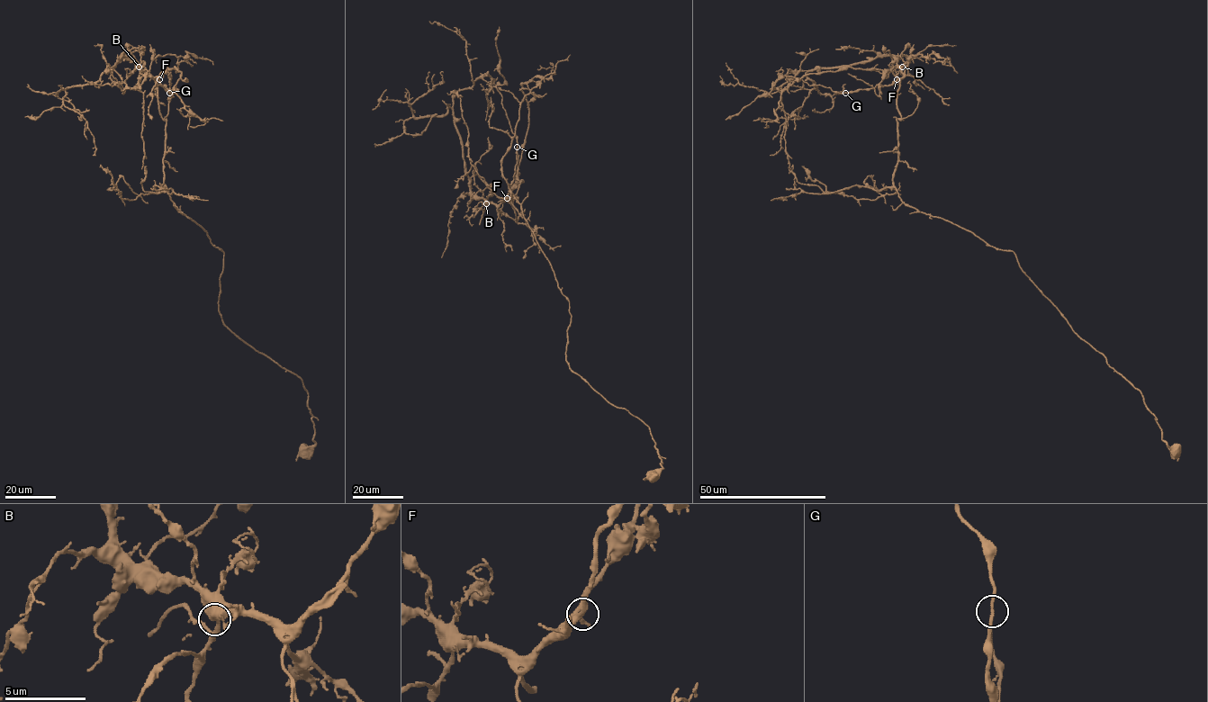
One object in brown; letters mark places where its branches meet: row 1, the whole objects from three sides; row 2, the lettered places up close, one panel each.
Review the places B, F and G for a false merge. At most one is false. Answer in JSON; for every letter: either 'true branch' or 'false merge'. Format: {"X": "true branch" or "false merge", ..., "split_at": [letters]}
{"B": "true branch", "F": "true branch", "G": "true branch", "split_at": []}

